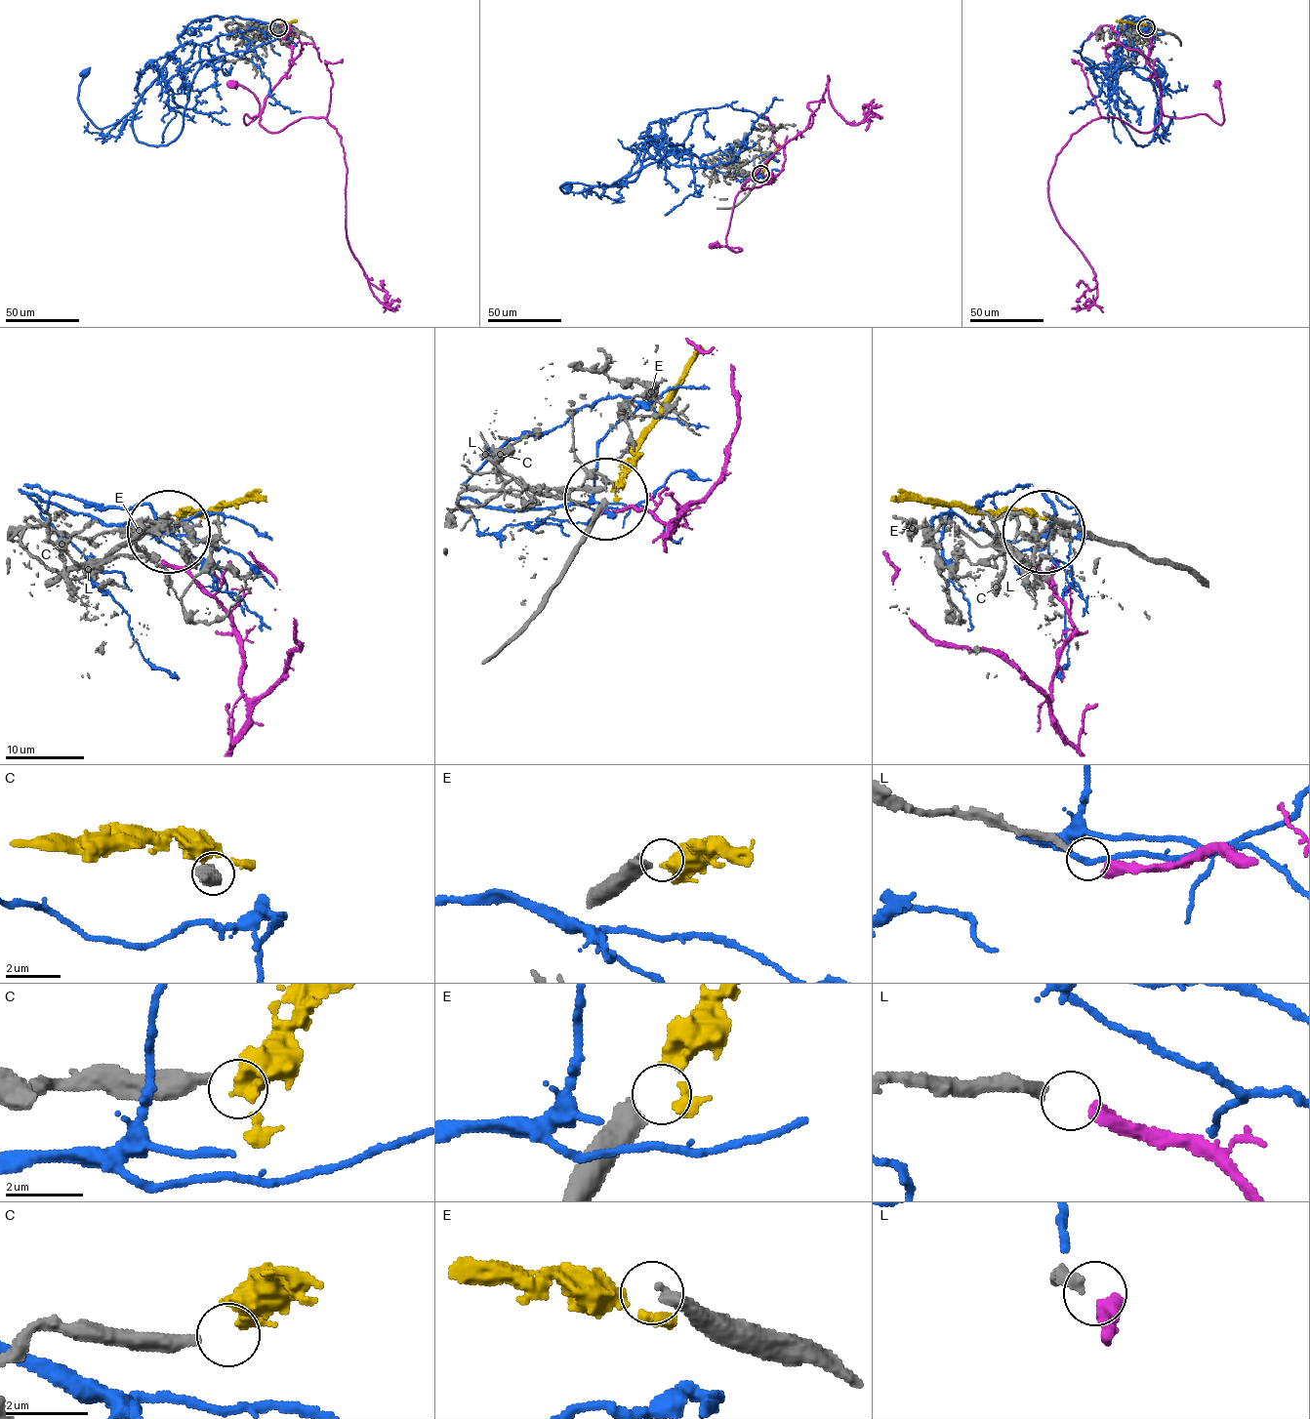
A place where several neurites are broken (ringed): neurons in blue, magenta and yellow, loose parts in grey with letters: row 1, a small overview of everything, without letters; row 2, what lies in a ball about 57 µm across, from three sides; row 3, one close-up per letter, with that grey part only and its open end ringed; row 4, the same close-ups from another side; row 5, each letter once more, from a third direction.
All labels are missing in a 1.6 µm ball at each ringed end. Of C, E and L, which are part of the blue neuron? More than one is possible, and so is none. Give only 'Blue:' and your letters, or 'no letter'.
Blue: no letter

